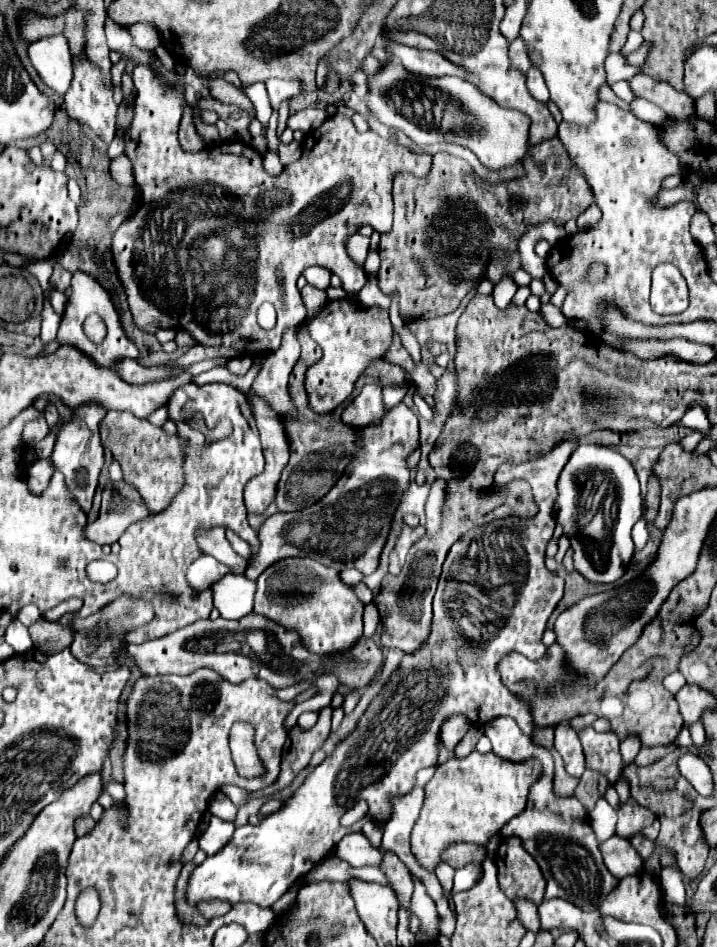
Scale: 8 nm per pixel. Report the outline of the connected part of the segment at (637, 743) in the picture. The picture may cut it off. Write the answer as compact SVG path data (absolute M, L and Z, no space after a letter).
M636 734L630 735L620 743L620 754L624 761L625 767L633 763L636 755L641 748L641 741Z

